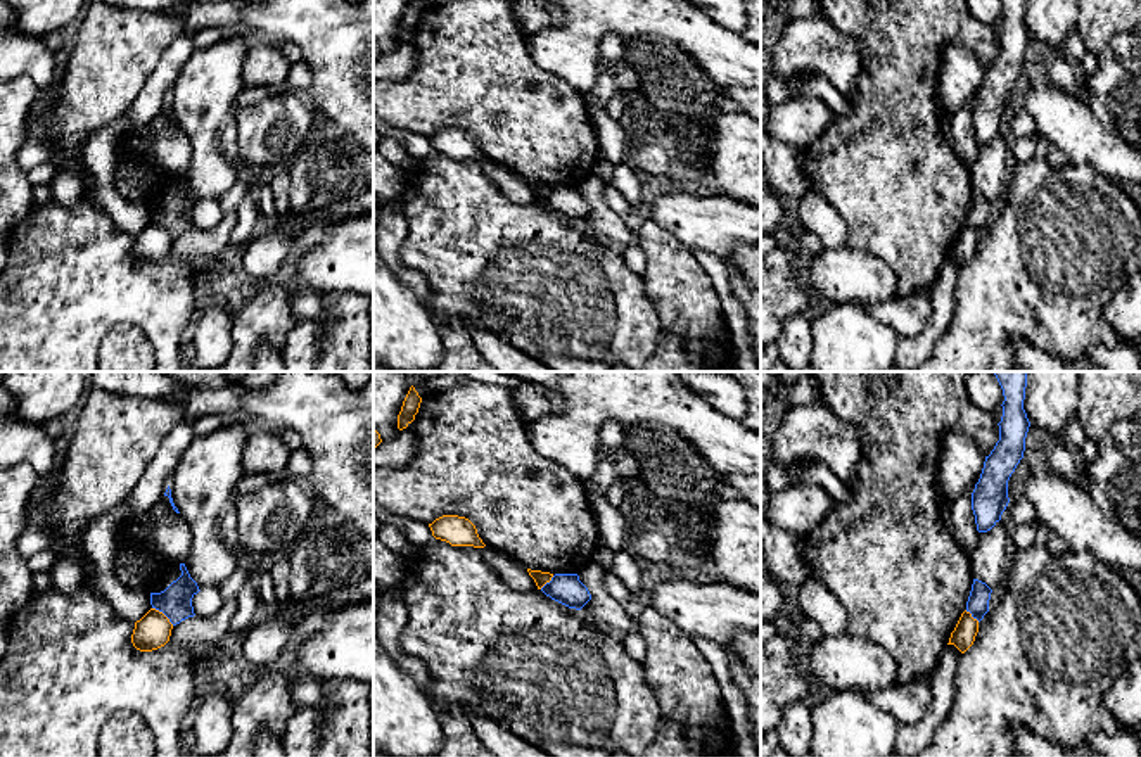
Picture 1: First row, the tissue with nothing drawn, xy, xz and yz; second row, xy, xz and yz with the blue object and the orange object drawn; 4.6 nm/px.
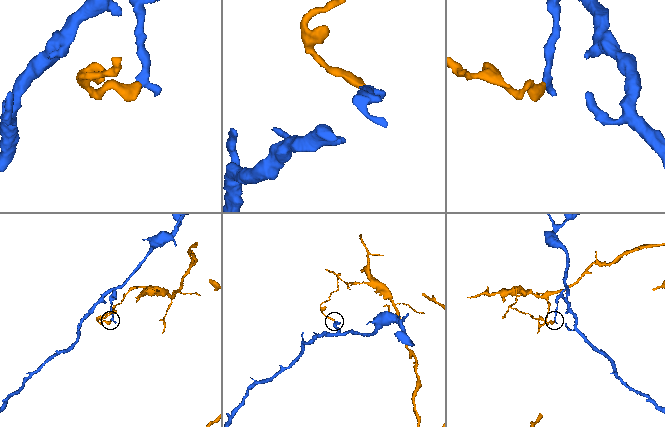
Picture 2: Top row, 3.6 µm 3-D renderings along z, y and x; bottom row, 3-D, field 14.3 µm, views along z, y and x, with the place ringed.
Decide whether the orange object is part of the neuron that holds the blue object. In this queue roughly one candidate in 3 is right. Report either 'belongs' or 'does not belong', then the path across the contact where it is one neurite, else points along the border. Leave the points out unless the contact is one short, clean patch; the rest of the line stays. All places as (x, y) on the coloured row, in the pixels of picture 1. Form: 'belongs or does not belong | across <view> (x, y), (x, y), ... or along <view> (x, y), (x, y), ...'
does not belong | along xy (152, 607), (173, 624)

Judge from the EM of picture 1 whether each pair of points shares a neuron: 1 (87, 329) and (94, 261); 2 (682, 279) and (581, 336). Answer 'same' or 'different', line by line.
1: same
2: different

